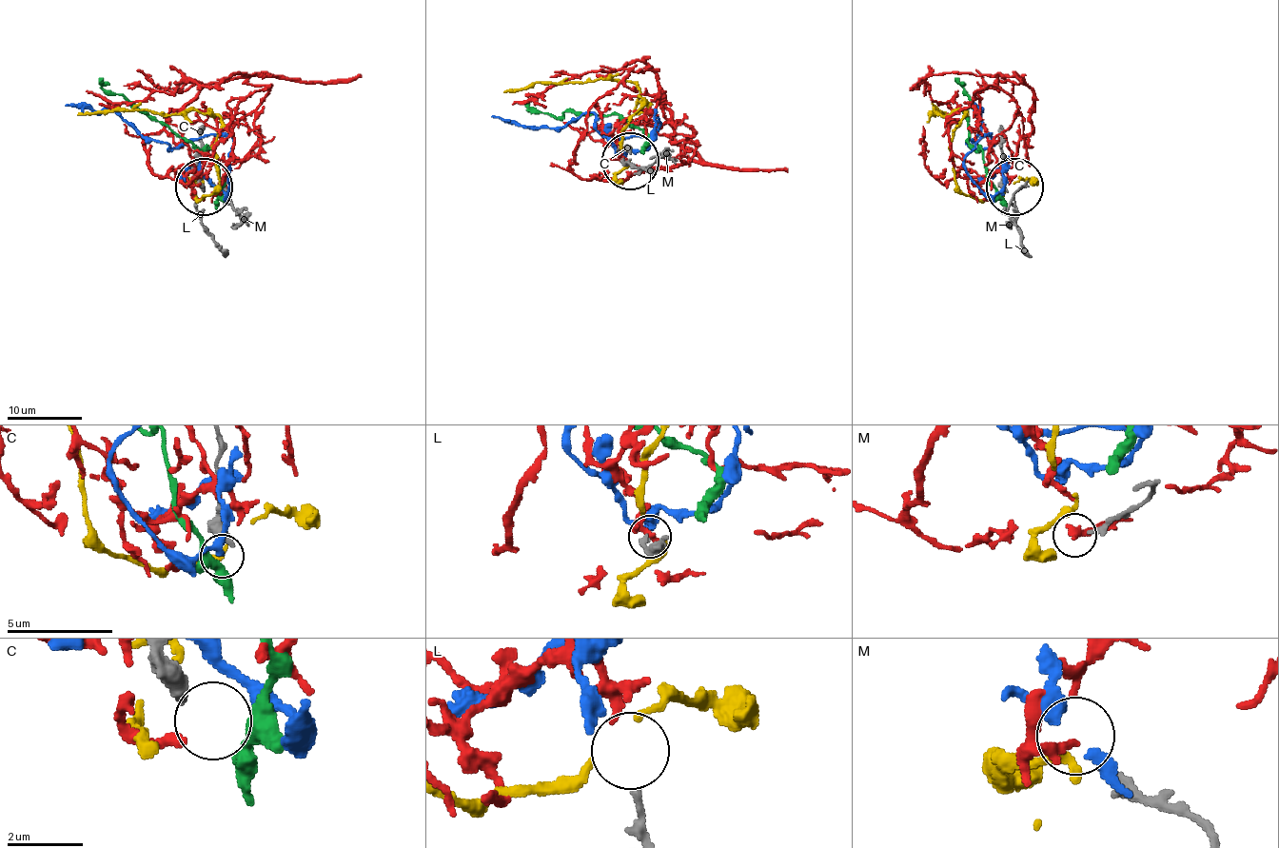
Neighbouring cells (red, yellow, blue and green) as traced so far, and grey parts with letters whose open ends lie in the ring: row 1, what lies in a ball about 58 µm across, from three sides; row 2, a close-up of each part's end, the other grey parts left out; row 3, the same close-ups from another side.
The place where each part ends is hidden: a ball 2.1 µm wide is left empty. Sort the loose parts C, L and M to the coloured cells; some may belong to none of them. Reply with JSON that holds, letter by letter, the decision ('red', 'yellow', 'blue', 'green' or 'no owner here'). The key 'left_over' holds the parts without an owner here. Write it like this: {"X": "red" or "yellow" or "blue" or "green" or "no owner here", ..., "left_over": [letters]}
{"C": "green", "L": "no owner here", "M": "red", "left_over": ["L"]}

